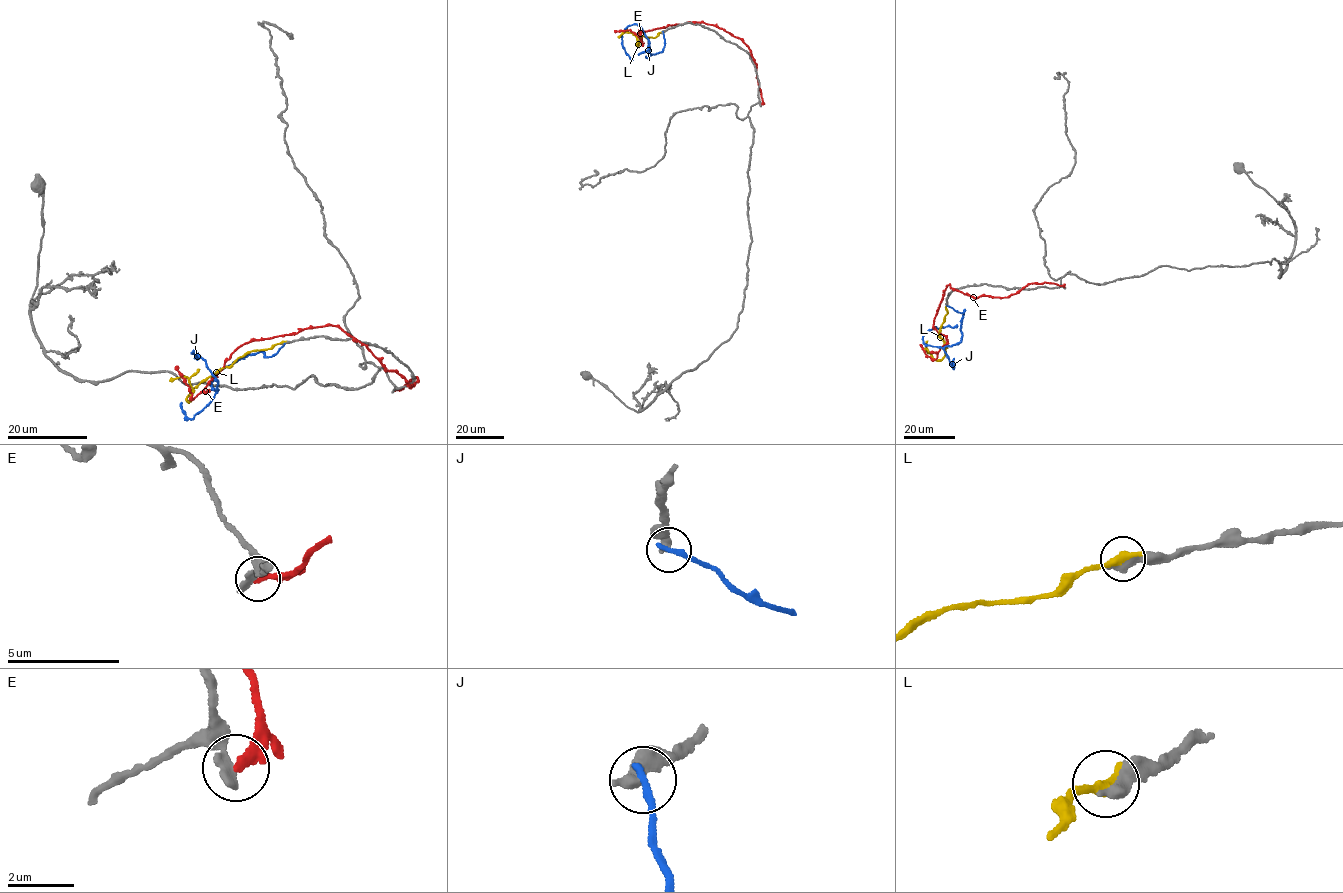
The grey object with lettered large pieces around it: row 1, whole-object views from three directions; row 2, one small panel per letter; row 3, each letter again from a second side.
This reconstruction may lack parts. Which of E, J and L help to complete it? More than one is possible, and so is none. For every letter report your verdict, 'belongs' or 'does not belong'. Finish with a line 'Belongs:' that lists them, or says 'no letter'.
E: does not belong
J: does not belong
L: does not belong
Belongs: no letter

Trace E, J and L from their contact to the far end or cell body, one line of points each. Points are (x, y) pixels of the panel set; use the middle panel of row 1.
E: (761, 105), (750, 50), (724, 30), (703, 22), (675, 24), (639, 31), (642, 44), (629, 30), (614, 30)
J: (663, 32), (663, 48), (647, 58), (648, 41), (642, 29), (636, 24), (627, 26), (622, 46), (633, 59)
L: (661, 32), (654, 38), (641, 36), (638, 46), (637, 37), (630, 32), (623, 32), (618, 38)

